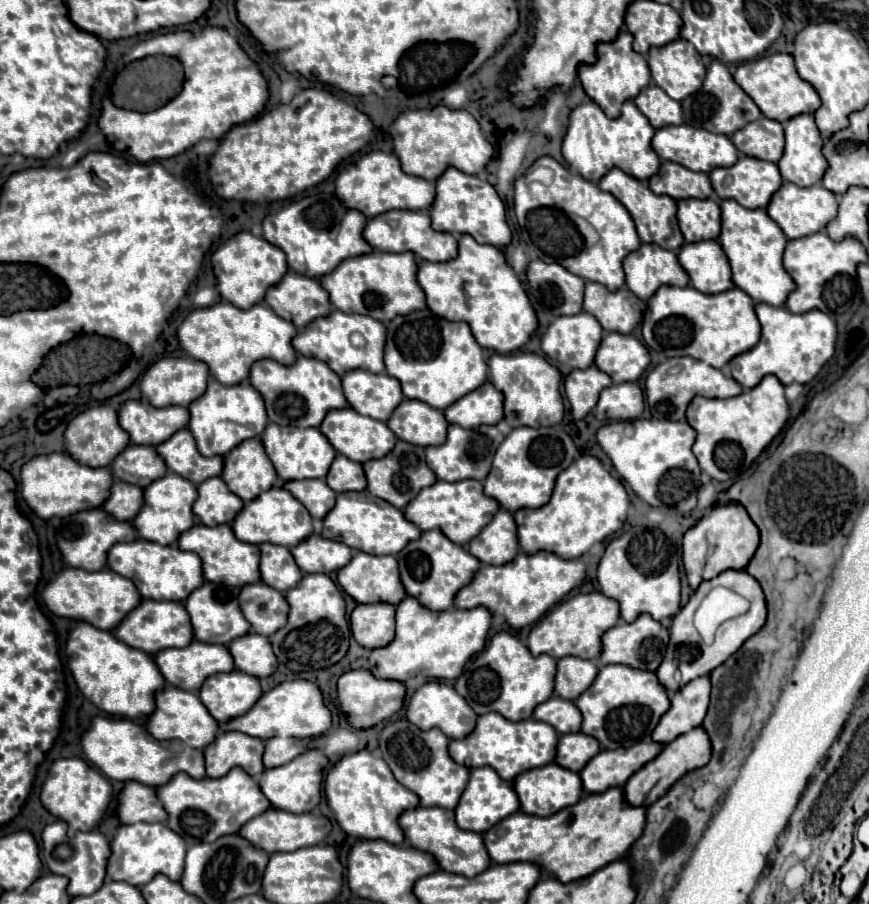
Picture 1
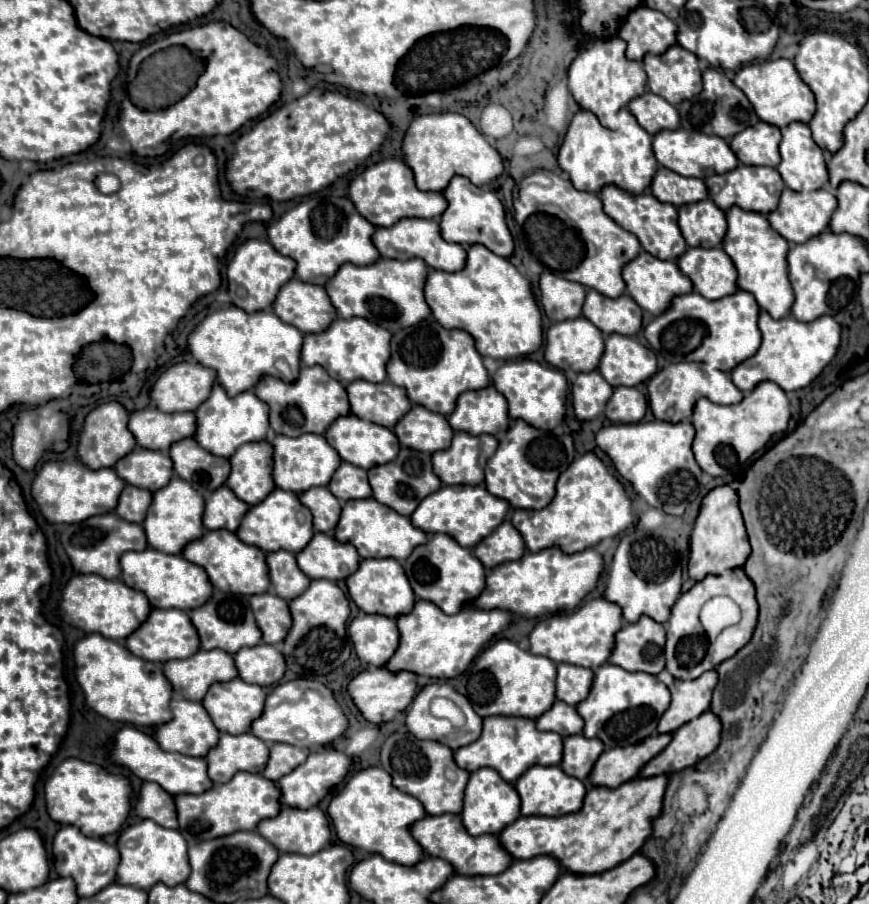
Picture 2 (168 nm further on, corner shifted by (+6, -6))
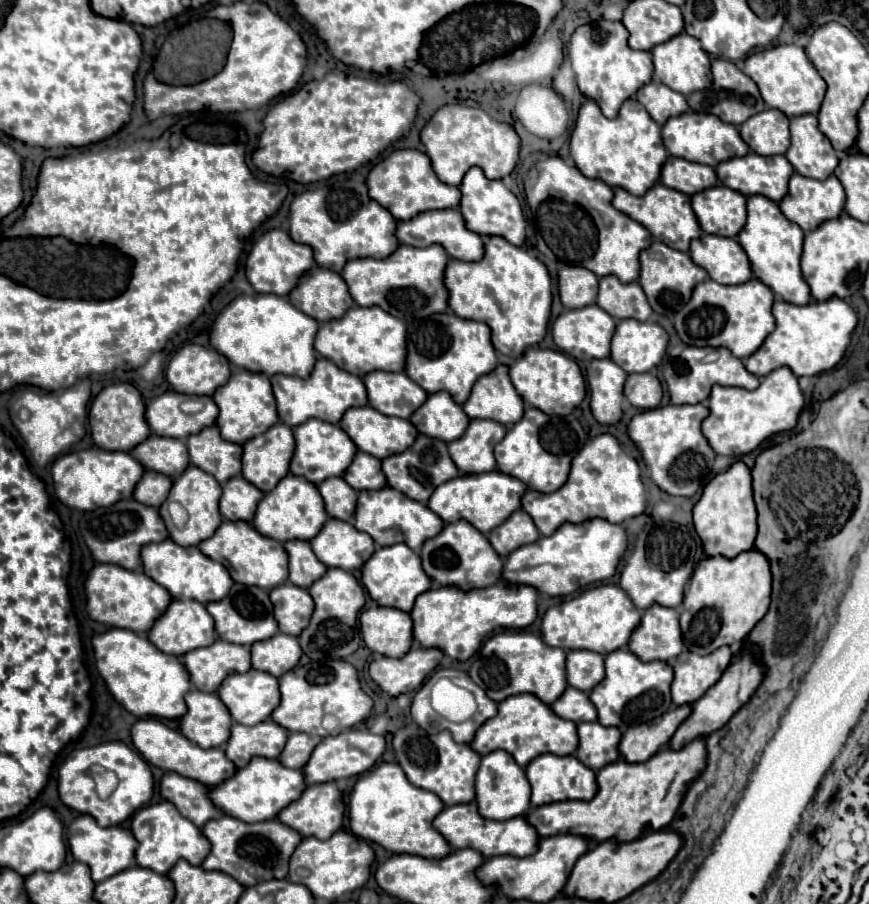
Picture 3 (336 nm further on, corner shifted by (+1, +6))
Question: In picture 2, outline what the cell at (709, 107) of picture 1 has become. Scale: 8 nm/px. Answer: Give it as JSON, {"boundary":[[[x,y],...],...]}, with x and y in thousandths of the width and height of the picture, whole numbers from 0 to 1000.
{"boundary":[[[814,76],[809,79],[809,101],[795,112],[786,112],[779,116],[784,127],[784,140],[791,145],[807,145],[814,149],[827,149],[832,154],[841,154],[850,145],[871,136],[869,121],[860,105],[843,94],[830,79]]]}

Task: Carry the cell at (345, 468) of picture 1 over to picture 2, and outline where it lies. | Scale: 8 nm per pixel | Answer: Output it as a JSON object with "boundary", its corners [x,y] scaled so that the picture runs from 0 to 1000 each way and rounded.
{"boundary":[[[392,512],[392,517],[386,521],[386,525],[376,539],[392,554],[415,552],[415,550],[427,548],[422,521],[411,514],[404,514],[404,512]]]}

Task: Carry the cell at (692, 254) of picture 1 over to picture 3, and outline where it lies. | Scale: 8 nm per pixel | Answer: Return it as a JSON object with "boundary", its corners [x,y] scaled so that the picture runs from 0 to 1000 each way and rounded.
{"boundary":[[[810,258],[796,267],[794,284],[829,315],[852,315],[865,306],[863,289],[847,264]]]}

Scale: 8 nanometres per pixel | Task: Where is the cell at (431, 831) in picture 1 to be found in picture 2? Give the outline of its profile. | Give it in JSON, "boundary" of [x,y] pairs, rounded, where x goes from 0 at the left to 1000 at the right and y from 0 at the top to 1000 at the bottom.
{"boundary":[[[491,902],[473,915],[473,921],[494,948],[507,948],[521,955],[524,966],[530,968],[572,968],[579,966],[590,952],[590,948],[586,948],[586,944],[577,939],[577,930],[572,930],[572,924],[540,924],[530,910],[530,902]]]}

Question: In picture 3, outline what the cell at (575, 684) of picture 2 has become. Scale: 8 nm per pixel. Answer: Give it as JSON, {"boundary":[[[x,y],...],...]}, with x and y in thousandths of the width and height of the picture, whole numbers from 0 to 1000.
{"boundary":[[[654,720],[651,727],[654,758],[677,767],[684,758],[688,758],[688,753],[693,753],[693,749],[695,749],[693,725],[679,720]]]}

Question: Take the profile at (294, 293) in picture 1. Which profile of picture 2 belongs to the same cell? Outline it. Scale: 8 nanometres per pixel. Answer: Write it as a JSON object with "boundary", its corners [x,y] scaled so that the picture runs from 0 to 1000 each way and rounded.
{"boundary":[[[335,309],[316,331],[314,344],[326,357],[349,368],[369,368],[388,351],[388,342],[379,333],[374,317]]]}

